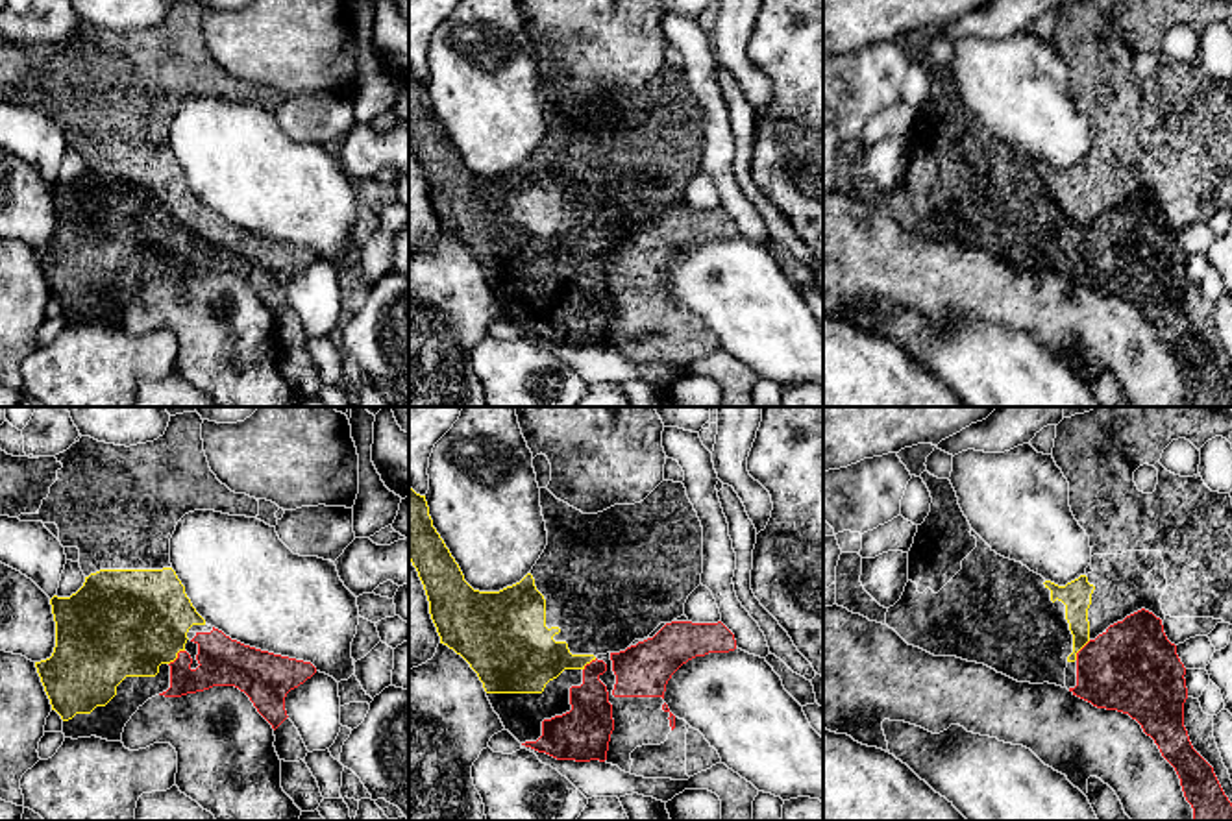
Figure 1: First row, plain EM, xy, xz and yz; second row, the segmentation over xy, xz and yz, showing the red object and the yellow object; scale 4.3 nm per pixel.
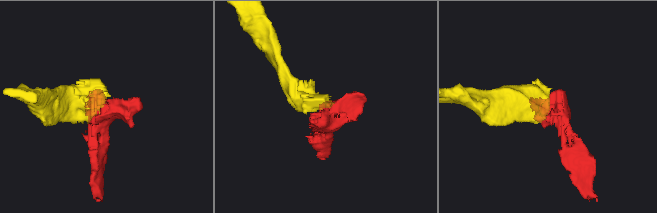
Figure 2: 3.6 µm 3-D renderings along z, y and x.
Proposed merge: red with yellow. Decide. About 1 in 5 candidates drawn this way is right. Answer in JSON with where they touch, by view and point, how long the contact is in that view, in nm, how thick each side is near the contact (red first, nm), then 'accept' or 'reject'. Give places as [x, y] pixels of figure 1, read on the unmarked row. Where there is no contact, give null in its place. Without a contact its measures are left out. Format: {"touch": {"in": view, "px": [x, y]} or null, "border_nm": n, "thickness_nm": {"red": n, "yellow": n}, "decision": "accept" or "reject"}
{"touch": {"in": "xy", "px": [178, 243]}, "border_nm": 100, "thickness_nm": {"red": 200, "yellow": 440}, "decision": "accept"}

